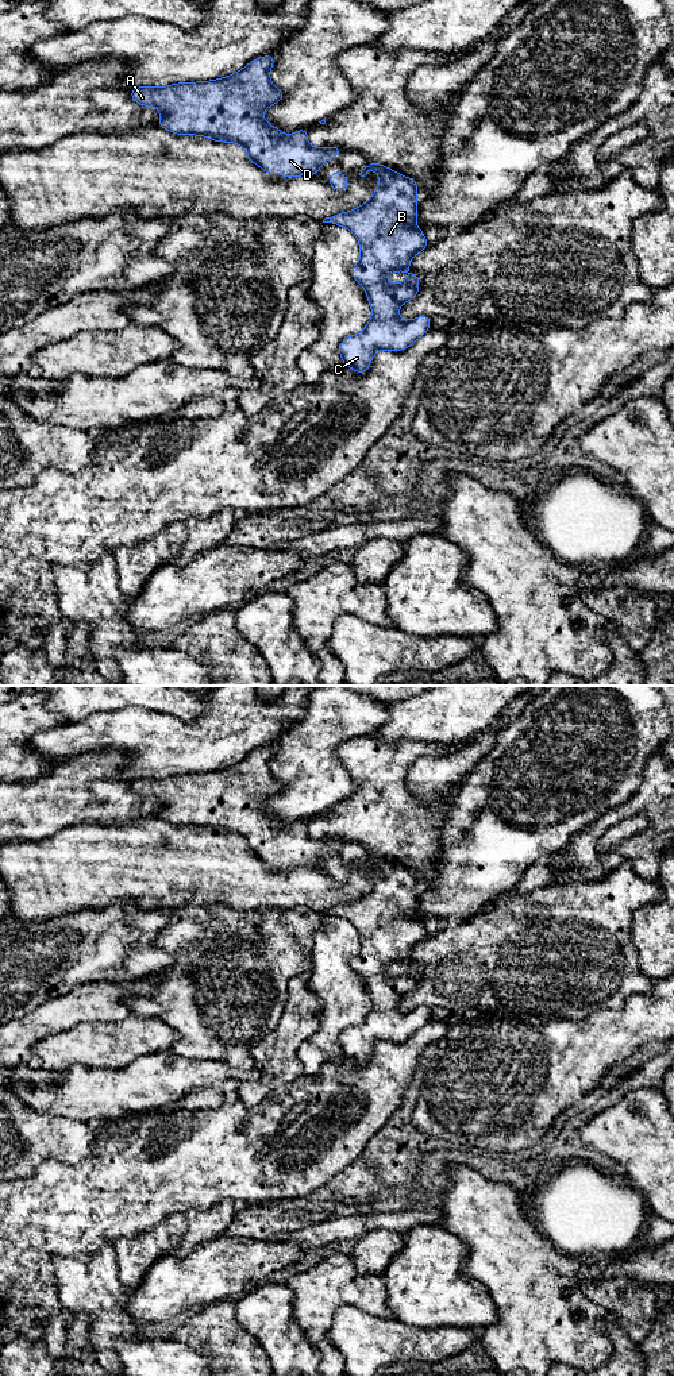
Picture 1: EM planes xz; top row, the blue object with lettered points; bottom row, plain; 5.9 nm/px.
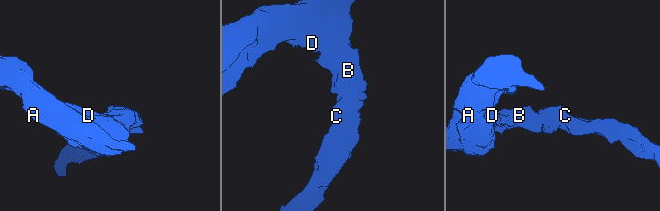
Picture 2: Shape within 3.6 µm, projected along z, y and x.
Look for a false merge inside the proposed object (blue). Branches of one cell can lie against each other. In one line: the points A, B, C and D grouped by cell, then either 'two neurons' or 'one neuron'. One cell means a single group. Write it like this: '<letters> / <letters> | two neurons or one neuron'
A B C D | one neuron

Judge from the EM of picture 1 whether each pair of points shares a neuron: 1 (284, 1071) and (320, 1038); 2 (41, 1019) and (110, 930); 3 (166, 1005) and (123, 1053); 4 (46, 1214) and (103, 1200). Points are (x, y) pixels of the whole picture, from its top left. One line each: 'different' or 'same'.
1: different
2: different
3: different
4: same

